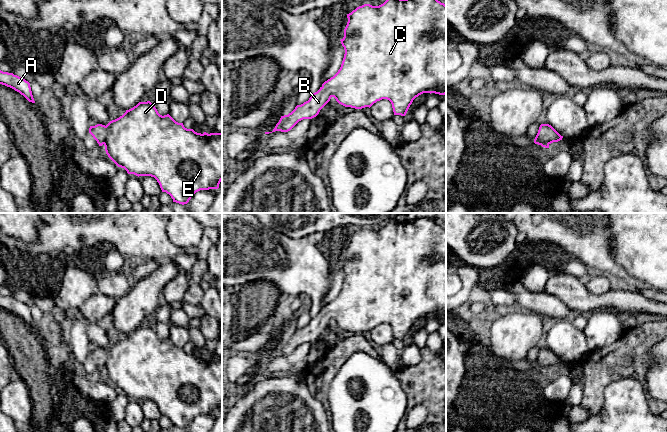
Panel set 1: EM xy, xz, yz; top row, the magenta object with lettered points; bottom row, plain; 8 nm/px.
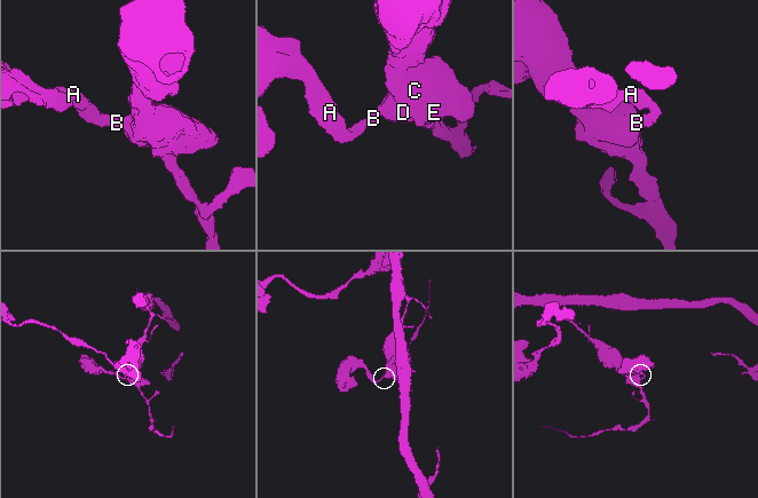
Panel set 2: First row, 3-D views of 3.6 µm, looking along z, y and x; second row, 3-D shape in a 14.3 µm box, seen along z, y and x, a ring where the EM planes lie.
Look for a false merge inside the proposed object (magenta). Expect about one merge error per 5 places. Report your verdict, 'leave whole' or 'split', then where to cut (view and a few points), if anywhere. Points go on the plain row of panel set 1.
leave whole; no cut

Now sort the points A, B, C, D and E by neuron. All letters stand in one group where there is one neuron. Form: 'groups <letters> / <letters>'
groups A B C D E

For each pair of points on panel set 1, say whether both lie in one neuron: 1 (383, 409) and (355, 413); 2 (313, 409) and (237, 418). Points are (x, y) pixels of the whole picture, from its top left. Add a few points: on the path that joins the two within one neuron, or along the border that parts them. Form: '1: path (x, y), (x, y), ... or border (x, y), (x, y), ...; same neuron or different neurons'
1: path (376, 409), (366, 409), (362, 413); same neuron
2: path (294, 418), (256, 418); same neuron

